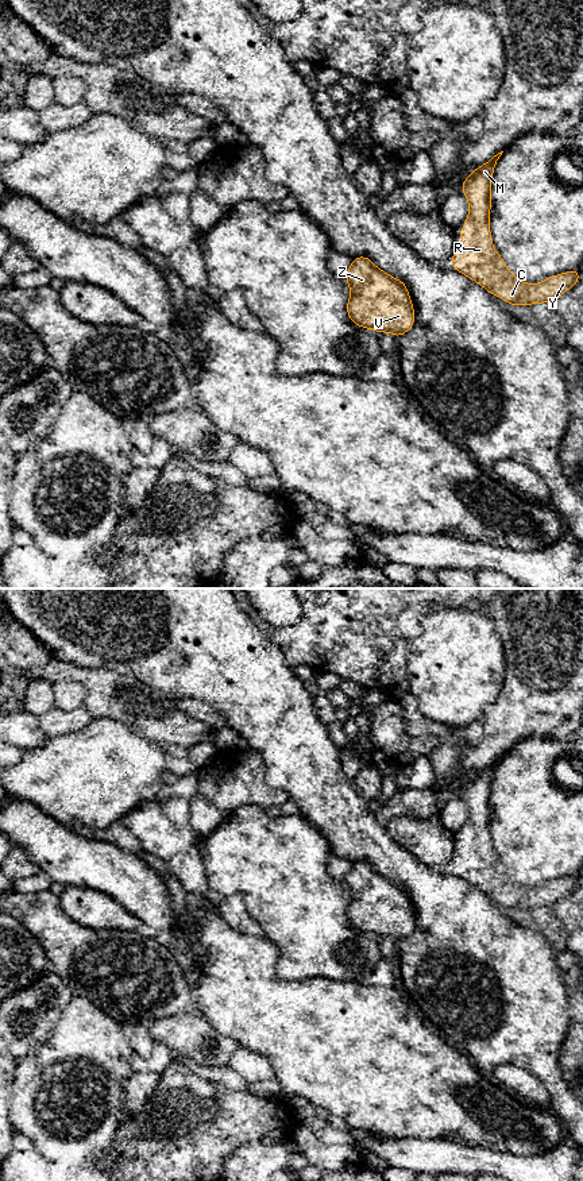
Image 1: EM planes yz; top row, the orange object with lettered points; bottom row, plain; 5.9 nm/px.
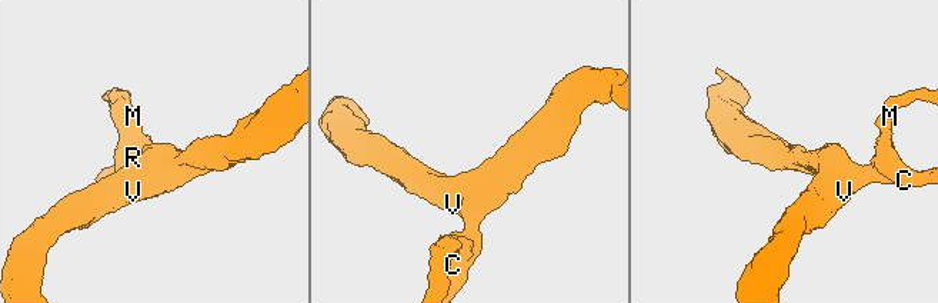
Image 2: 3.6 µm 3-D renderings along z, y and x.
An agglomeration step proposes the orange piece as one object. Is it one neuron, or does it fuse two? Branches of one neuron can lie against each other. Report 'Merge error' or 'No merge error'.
No merge error

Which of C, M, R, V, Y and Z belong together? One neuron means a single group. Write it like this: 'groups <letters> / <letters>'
groups C M R V Y Z

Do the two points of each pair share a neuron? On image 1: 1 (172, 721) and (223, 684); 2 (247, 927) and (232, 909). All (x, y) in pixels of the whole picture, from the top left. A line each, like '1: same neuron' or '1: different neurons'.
1: different neurons
2: same neuron

